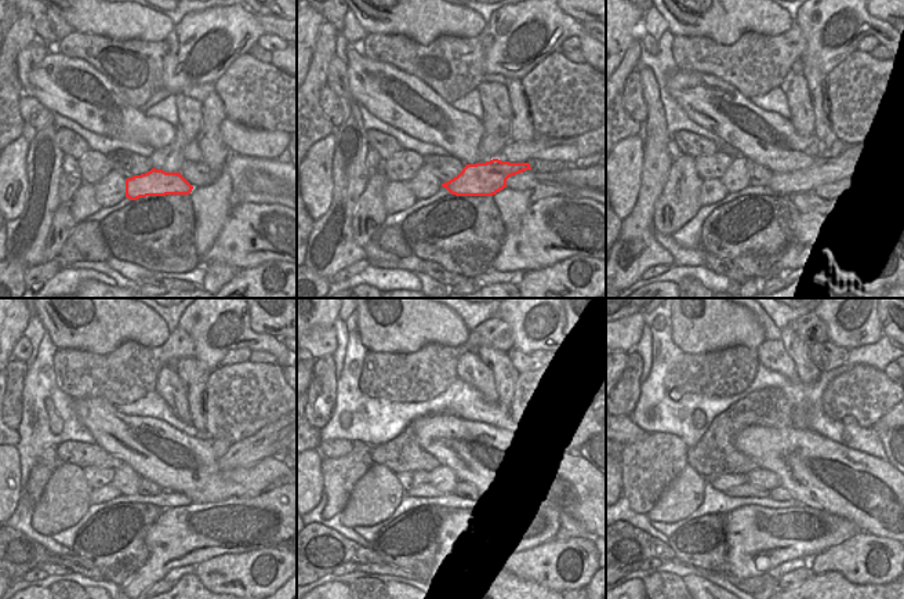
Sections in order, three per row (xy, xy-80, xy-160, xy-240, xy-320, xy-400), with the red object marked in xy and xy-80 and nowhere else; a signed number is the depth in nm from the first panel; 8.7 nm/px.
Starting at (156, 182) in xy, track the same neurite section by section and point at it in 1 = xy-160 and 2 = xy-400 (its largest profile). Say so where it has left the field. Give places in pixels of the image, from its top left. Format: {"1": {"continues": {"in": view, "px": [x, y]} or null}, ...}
{"1": {"continues": {"in": "xy-160", "px": [824, 171]}}, "2": {"continues": {"in": "xy-400", "px": [886, 423]}}}

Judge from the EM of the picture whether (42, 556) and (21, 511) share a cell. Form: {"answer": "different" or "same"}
{"answer": "different"}

